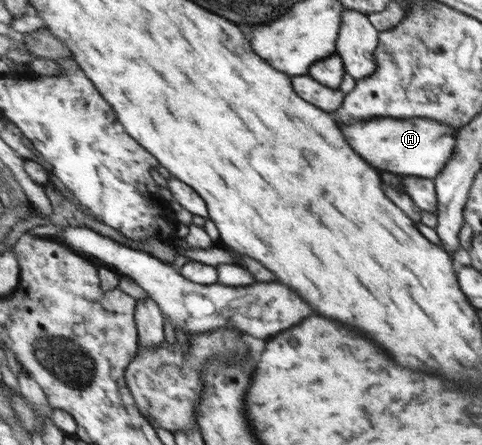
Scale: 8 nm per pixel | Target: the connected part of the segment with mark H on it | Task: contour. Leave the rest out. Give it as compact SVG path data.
M392 117L372 118L364 123L340 123L346 131L346 139L356 145L358 155L362 155L370 165L400 176L417 176L436 179L444 171L457 147L460 129L454 129L437 119Z

